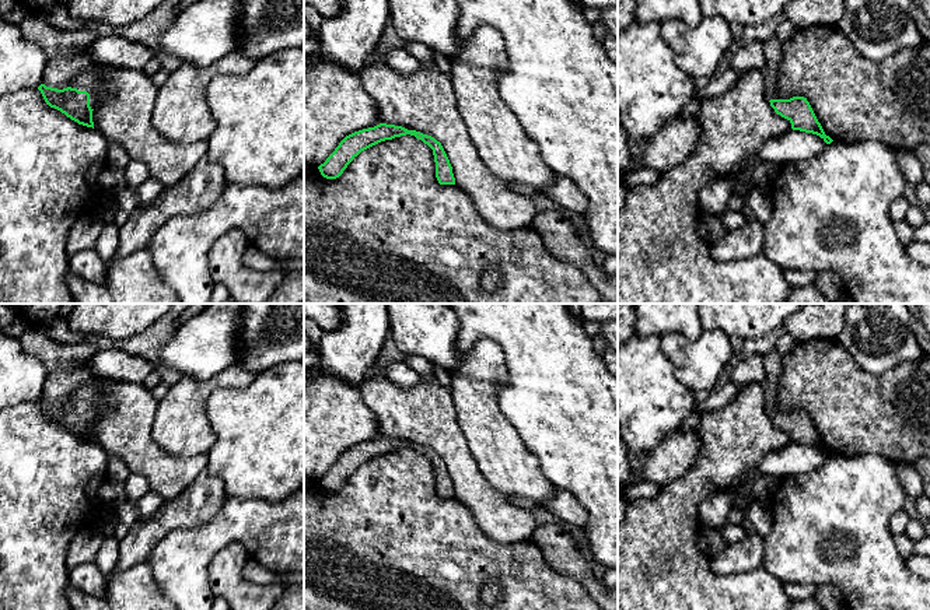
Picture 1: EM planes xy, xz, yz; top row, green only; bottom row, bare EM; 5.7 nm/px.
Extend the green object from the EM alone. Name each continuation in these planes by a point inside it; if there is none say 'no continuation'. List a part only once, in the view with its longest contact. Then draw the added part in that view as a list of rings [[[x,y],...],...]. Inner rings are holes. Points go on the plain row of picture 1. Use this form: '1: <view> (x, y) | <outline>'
1: xy (87, 393) | [[[92,376],[70,395],[71,402],[77,402],[78,404],[87,404],[90,407],[91,423],[97,420],[95,399],[98,397],[98,393],[101,390],[102,381],[104,378]]]

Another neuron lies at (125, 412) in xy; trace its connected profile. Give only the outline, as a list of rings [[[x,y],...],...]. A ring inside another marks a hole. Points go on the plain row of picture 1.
[[[104,379],[95,399],[95,407],[97,420],[92,424],[94,442],[104,448],[108,459],[120,459],[132,474],[144,477],[150,490],[158,492],[165,501],[178,497],[207,467],[207,453],[176,458],[164,452],[154,442],[151,427],[158,402],[143,383]]]

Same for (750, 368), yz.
[[[748,354],[734,367],[730,382],[742,388],[748,383],[762,383],[765,379],[763,355]]]

